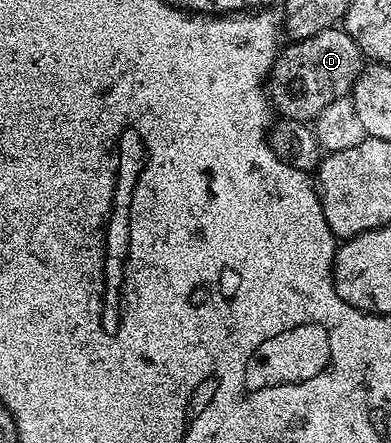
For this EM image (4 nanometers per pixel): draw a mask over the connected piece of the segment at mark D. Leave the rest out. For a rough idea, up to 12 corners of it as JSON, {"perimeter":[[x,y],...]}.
{"perimeter":[[343,28],[290,41],[267,93],[309,124],[352,95],[363,55]]}

